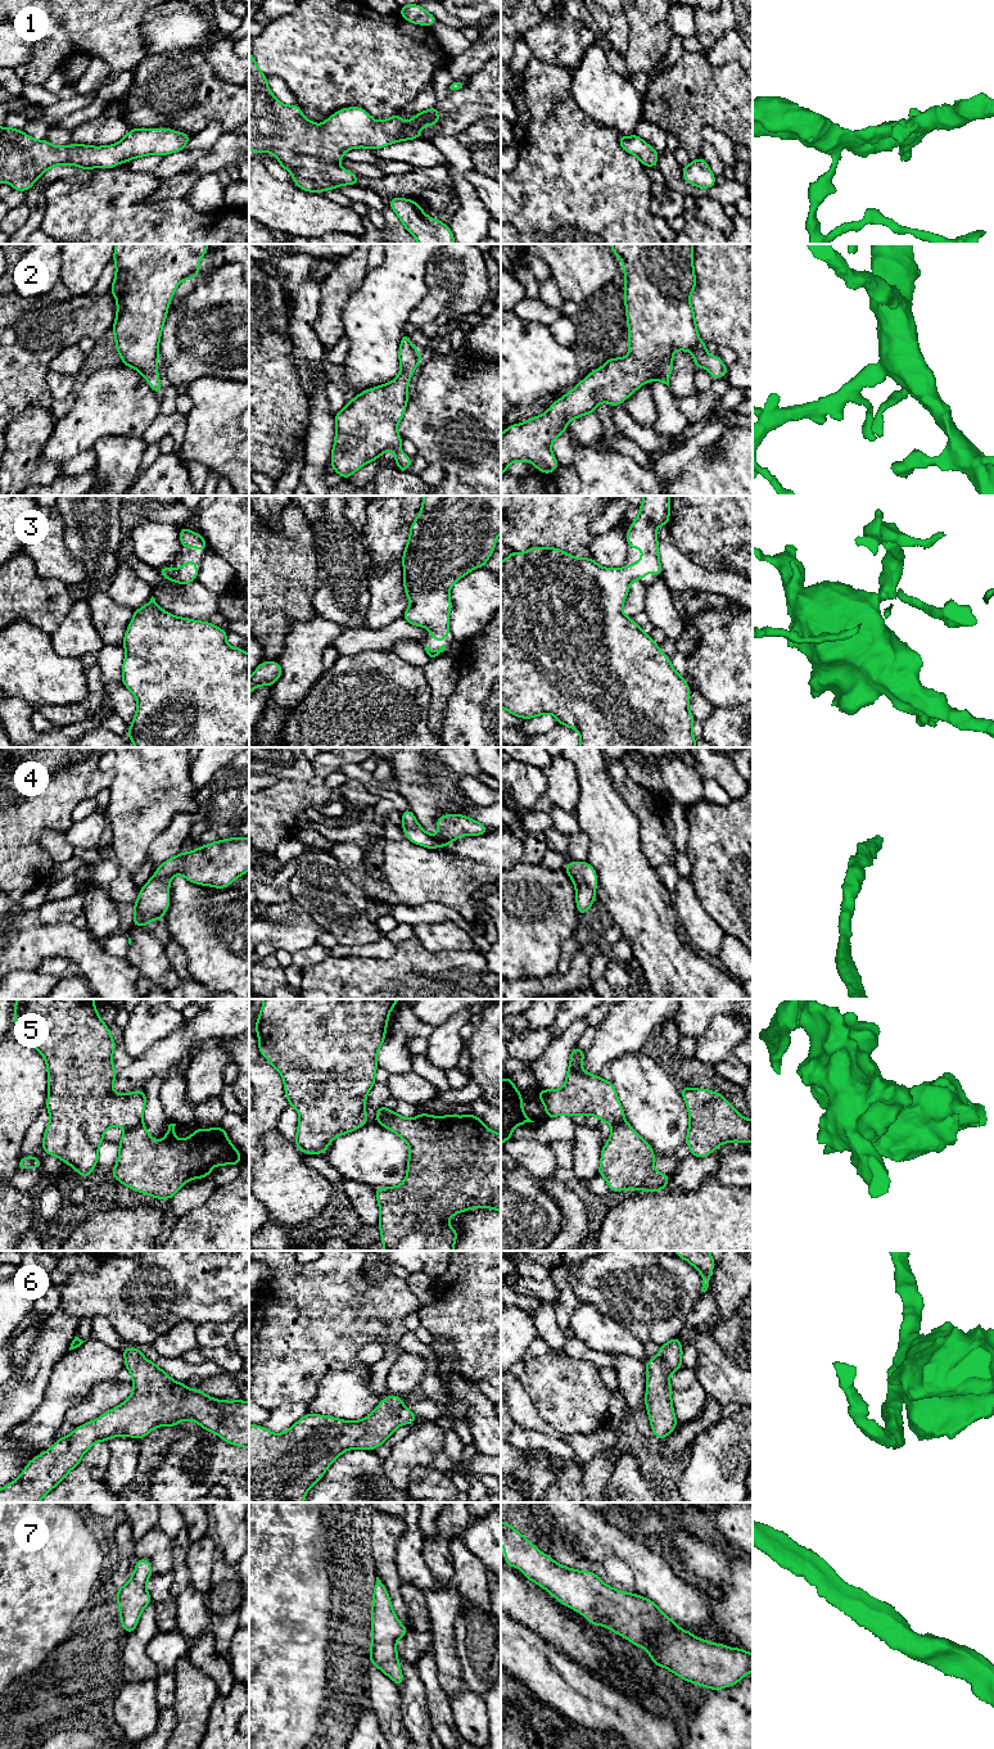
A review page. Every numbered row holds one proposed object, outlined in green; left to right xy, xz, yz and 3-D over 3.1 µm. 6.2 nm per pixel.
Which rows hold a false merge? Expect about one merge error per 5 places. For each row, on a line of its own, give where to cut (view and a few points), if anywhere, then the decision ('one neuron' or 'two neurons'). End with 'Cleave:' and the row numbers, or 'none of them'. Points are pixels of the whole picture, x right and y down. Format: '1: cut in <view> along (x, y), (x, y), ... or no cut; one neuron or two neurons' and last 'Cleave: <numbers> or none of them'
1: no cut; one neuron
2: no cut; one neuron
3: no cut; one neuron
4: no cut; one neuron
5: cut in xy along (141, 1121), (126, 1129); two neurons
6: no cut; one neuron
7: no cut; one neuron
Cleave: 5

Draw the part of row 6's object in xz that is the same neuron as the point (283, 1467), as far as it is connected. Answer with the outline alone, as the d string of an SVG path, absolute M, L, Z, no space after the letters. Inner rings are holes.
M389 1395L369 1416L357 1422L308 1413L280 1434L249 1424L249 1502L303 1502L307 1491L339 1455L352 1449L374 1451L399 1425L412 1424L416 1419L401 1397Z

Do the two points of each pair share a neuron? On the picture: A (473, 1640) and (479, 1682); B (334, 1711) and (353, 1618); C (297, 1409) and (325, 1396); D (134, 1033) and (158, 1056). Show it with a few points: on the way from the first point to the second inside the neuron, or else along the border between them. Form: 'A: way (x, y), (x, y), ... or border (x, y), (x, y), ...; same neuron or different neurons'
A: way (479, 1650), (479, 1672); same neuron
B: way (347, 1688), (347, 1667), (352, 1641); same neuron
C: border (307, 1404), (308, 1411); different neurons
D: border (175, 1031), (154, 1042), (139, 1057), (130, 1061); different neurons

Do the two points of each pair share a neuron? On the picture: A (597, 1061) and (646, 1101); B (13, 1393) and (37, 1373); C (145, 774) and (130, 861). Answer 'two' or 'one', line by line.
A: two
B: one
C: one

